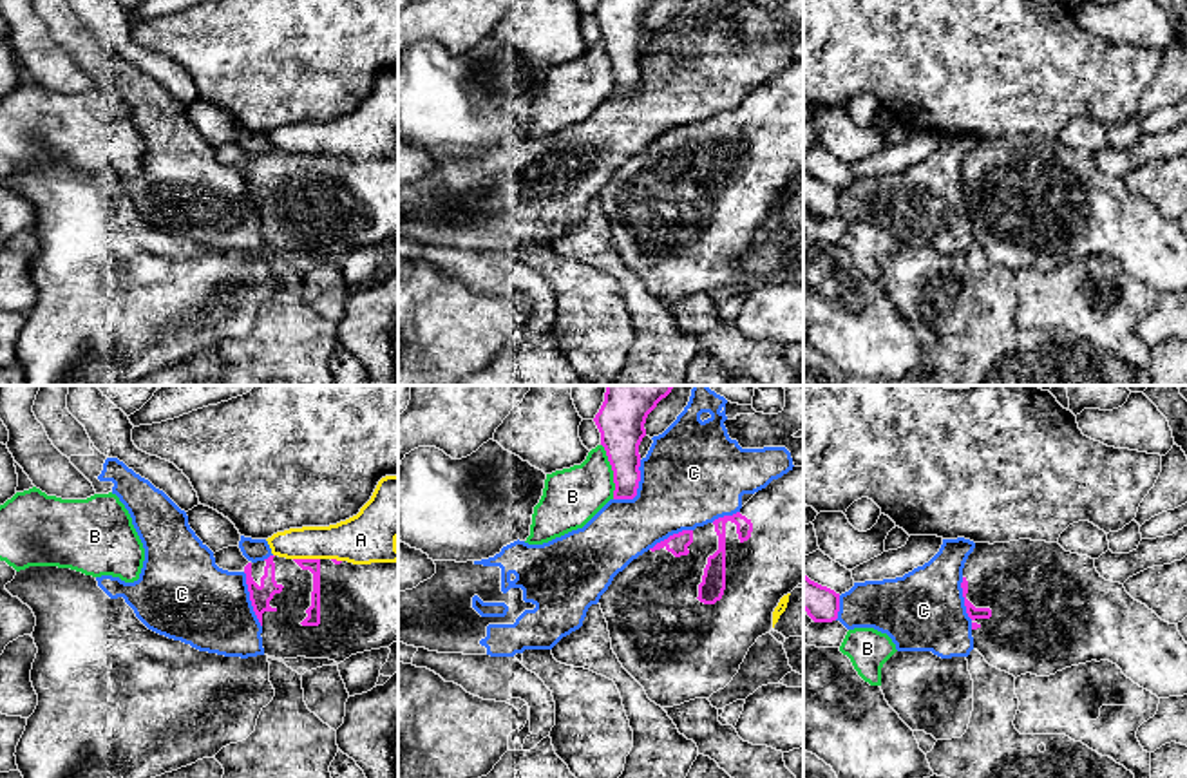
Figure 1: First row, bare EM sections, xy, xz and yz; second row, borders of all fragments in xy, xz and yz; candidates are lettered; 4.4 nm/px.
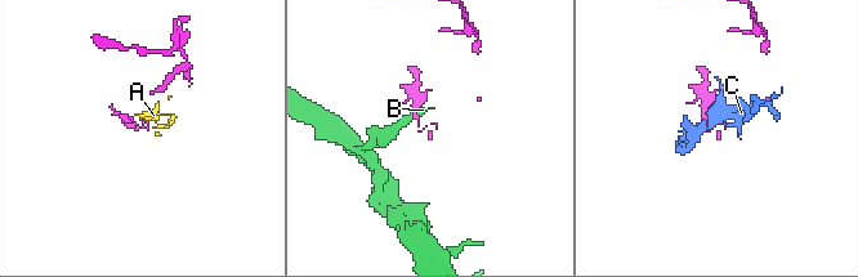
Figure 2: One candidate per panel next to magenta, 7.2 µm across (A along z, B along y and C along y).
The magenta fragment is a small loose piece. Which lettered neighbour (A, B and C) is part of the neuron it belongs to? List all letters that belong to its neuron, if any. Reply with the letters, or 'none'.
none

